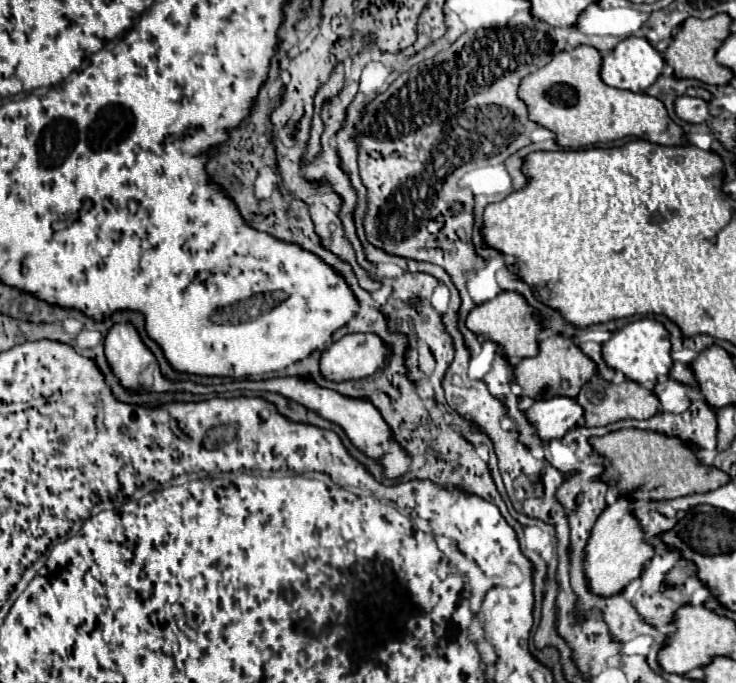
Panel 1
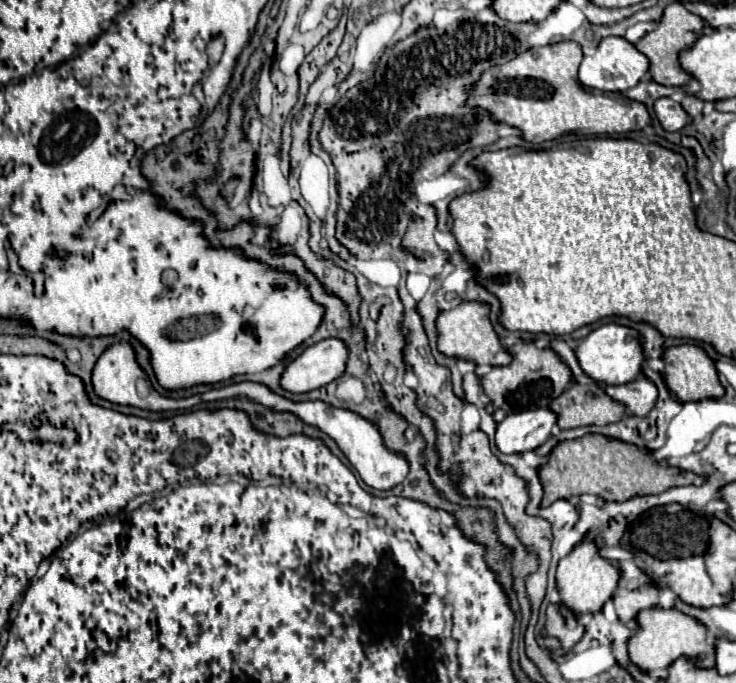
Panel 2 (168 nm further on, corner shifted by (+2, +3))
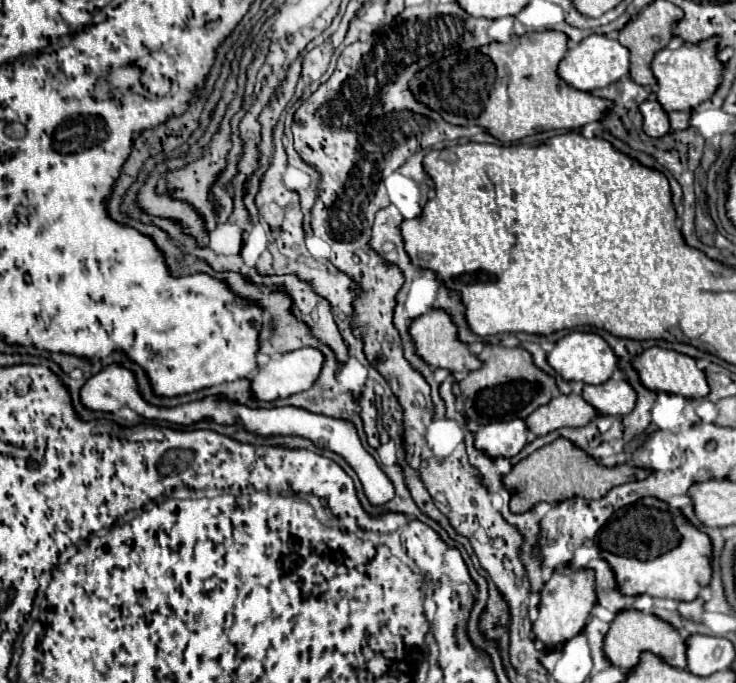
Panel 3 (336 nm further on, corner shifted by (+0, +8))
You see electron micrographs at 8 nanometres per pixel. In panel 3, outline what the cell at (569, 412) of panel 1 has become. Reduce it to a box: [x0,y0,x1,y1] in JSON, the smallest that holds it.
[475,420,527,458]

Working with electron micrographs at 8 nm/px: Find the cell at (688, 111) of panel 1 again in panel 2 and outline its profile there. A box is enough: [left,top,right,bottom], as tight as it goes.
[655,97,689,131]

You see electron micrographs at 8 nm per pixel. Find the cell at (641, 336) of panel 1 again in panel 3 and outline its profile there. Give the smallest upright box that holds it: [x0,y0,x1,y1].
[547,332,617,384]

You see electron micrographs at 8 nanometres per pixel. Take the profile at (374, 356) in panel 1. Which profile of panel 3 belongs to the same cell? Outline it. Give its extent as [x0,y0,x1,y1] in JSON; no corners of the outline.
[249,348,323,402]

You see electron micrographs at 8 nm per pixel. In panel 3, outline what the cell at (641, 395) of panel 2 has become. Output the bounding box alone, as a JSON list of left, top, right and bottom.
[581,370,637,416]

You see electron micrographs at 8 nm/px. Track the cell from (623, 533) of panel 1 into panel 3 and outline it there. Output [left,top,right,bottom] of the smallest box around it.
[533,568,597,652]

